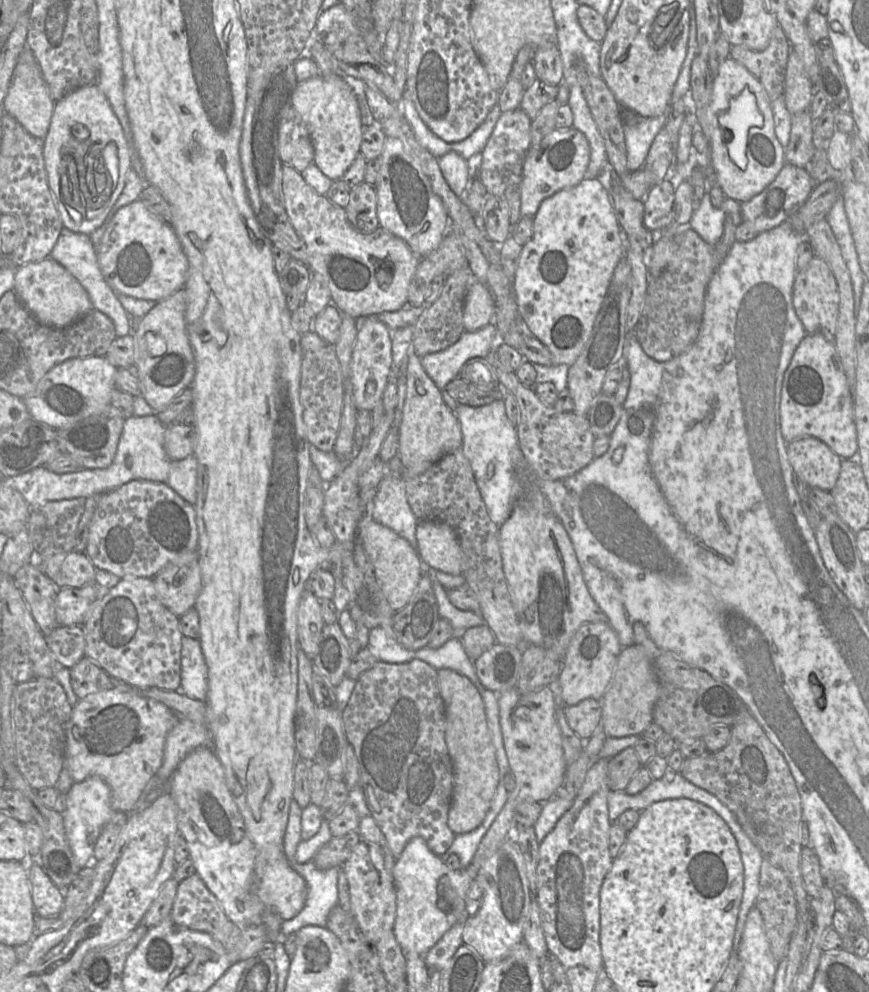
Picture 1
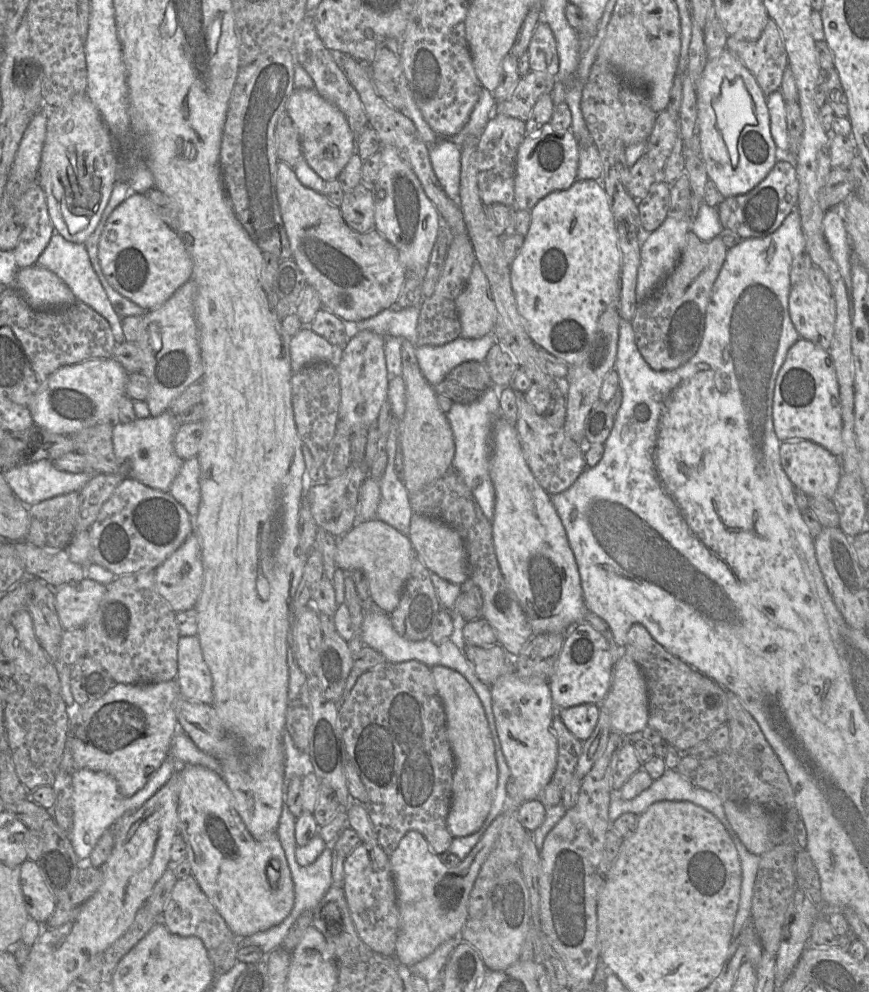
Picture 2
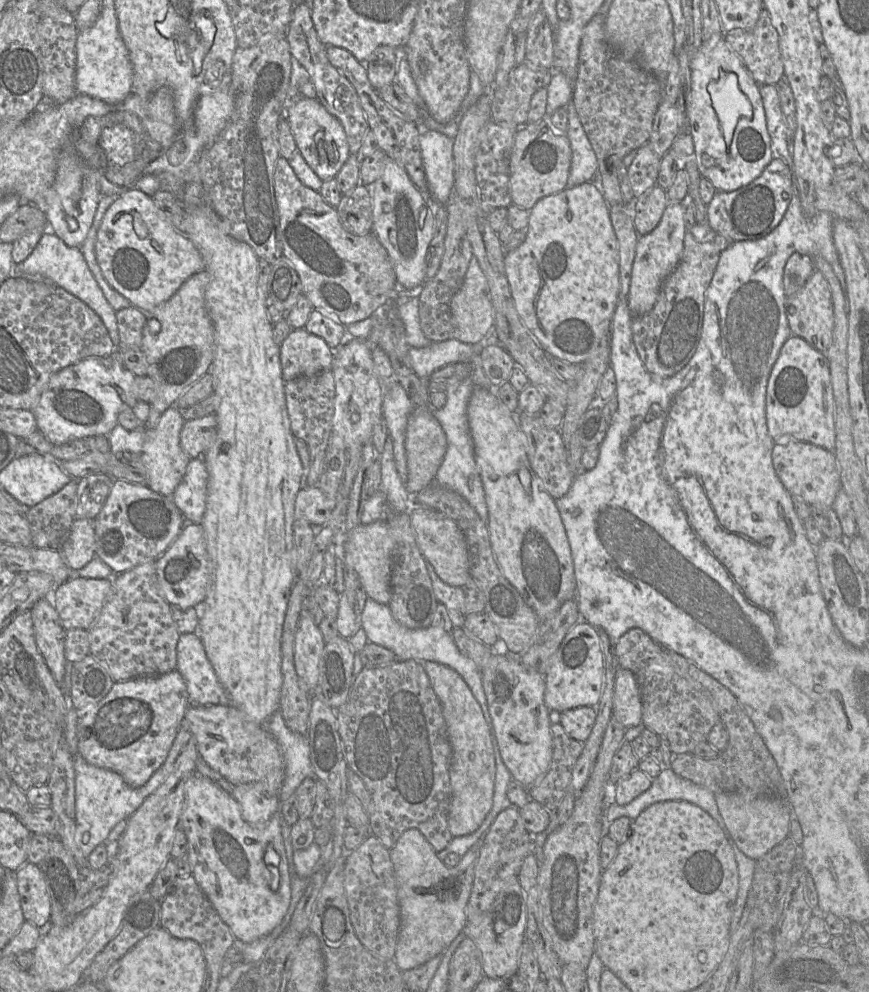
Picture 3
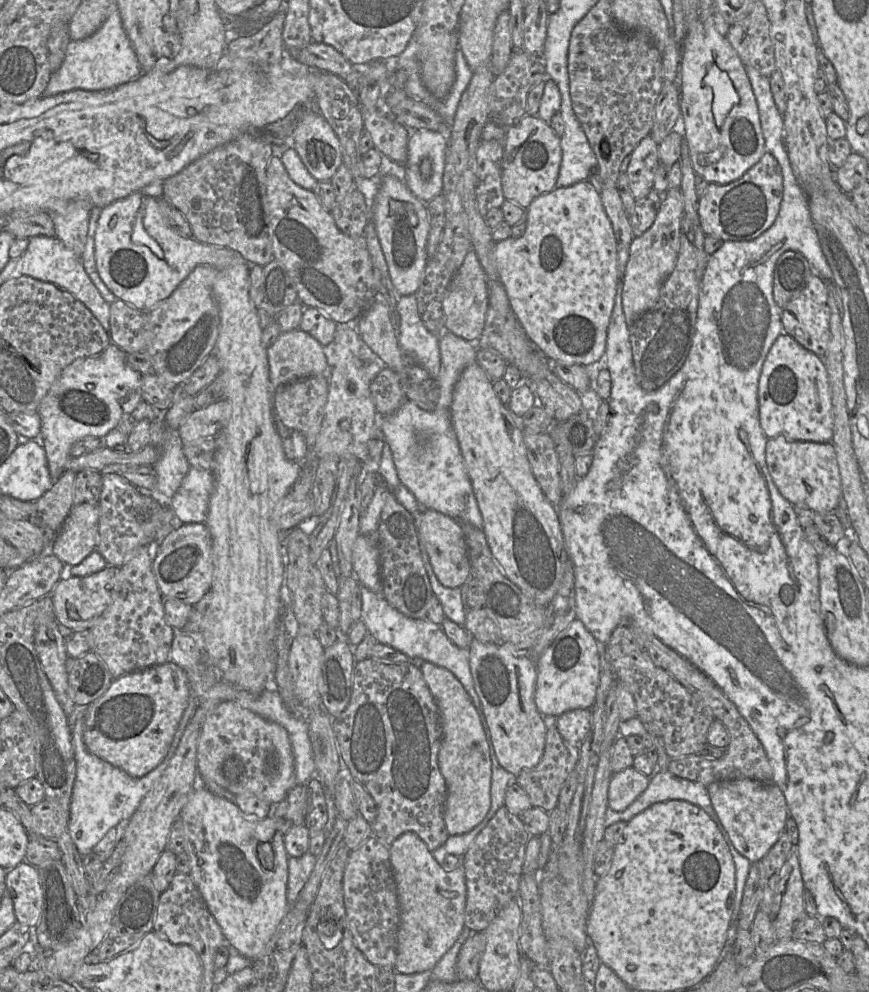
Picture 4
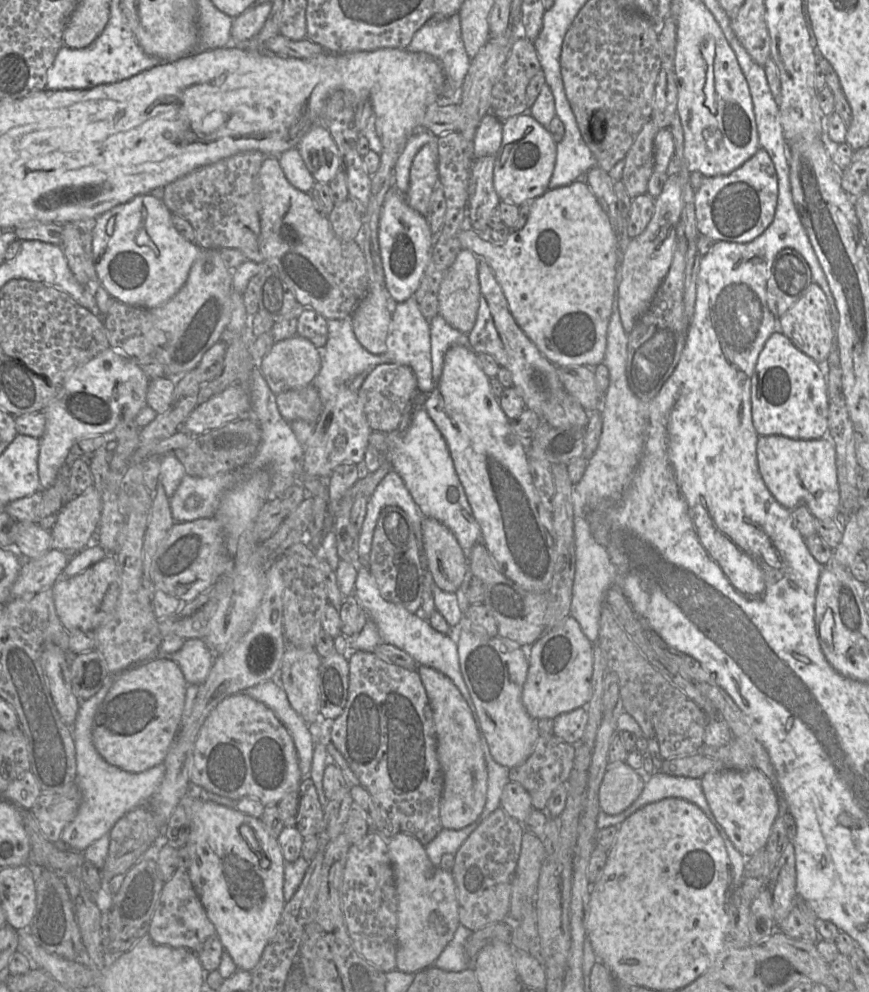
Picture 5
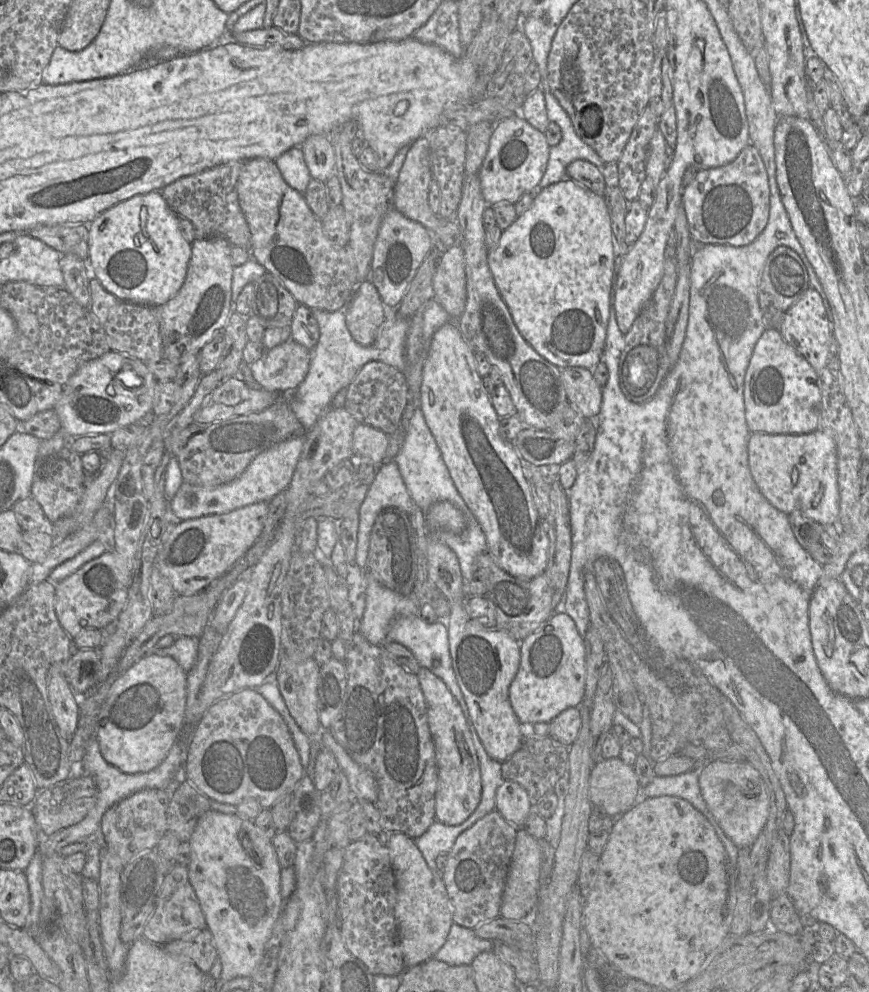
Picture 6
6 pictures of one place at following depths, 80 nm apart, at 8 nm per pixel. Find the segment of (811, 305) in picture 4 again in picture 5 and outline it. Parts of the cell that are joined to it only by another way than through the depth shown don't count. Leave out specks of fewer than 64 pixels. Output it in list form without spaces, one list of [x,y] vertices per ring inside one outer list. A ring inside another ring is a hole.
[[[812,282],[798,301],[778,319],[780,330],[800,351],[822,365],[836,344],[835,321],[823,289]]]

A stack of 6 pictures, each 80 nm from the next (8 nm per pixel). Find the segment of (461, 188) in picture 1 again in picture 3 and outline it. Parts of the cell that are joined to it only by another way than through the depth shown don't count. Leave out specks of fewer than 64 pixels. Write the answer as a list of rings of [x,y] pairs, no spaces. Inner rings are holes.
[[[421,130],[420,146],[428,192],[433,202],[446,204],[454,184],[454,140],[436,130]]]

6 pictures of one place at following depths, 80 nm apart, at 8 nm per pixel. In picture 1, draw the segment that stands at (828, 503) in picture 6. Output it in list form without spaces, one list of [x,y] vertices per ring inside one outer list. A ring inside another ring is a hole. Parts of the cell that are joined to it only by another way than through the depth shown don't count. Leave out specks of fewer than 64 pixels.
[[[813,437],[796,439],[787,443],[786,453],[795,478],[825,491],[834,488],[842,459],[824,442]]]

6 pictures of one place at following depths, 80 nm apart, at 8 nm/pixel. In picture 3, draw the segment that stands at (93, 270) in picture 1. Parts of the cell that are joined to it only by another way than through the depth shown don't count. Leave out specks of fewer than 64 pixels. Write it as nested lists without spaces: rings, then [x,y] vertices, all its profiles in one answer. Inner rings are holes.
[[[46,231],[29,257],[15,265],[12,276],[20,275],[41,276],[82,300],[101,318],[109,332],[114,347],[120,346],[116,311],[106,300],[80,248],[69,247],[52,231]]]

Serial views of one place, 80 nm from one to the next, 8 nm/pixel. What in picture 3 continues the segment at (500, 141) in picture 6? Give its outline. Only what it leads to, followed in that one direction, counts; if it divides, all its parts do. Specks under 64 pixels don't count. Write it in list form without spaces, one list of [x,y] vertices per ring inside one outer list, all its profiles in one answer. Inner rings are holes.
[[[549,117],[517,126],[510,158],[510,195],[512,204],[531,211],[540,199],[566,189],[572,151],[566,134],[557,132]]]

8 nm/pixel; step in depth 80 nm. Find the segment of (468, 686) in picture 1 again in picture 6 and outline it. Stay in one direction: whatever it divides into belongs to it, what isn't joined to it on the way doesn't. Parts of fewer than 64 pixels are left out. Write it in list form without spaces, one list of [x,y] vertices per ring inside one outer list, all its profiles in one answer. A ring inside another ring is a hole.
[[[420,667],[417,678],[427,705],[427,721],[435,746],[438,785],[435,794],[436,820],[450,826],[466,821],[481,800],[481,771],[472,735],[460,704],[442,679]]]

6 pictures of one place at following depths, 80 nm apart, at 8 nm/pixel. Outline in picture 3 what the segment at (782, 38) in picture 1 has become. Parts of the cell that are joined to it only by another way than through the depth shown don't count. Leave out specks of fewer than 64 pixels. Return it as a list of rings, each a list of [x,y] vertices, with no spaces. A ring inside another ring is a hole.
[[[766,8],[753,28],[725,32],[724,38],[759,85],[777,85],[784,79],[779,36]]]

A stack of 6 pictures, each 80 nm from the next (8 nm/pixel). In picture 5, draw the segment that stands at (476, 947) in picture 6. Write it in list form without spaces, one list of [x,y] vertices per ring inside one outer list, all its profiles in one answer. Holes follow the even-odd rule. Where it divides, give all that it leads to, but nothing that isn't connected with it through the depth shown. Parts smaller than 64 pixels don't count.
[[[460,924],[433,966],[449,972],[460,972],[472,967],[473,959],[470,959],[465,952],[465,942],[471,933],[470,929]]]

